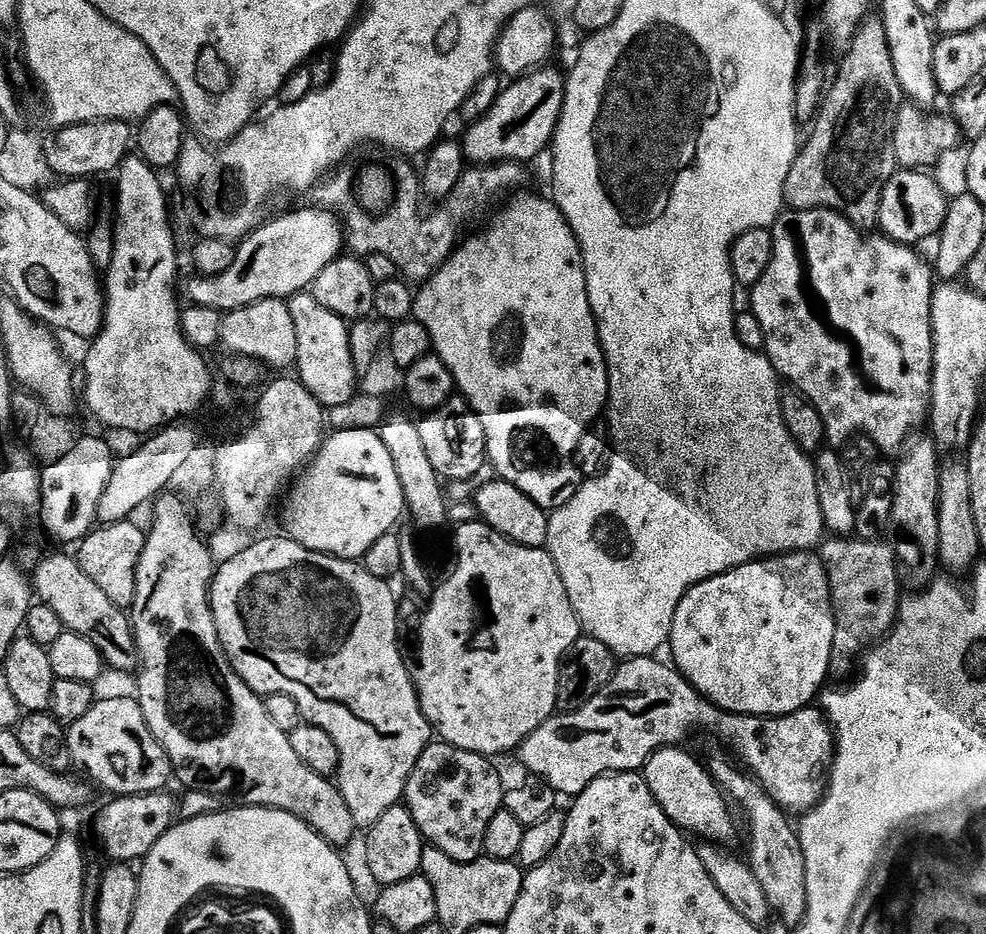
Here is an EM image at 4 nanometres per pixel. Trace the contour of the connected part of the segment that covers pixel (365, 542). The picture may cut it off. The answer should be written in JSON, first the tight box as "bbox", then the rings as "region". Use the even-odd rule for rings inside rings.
{"bbox":[283,428,406,561],"region":[[[371,428],[333,431],[321,444],[320,451],[299,473],[287,496],[283,531],[288,539],[306,546],[306,550],[325,552],[327,556],[337,556],[339,560],[359,561],[364,558],[380,538],[396,528],[394,526],[400,515],[403,517],[406,512],[402,482],[398,482],[398,470],[394,470],[390,450],[386,450],[379,431]]]}

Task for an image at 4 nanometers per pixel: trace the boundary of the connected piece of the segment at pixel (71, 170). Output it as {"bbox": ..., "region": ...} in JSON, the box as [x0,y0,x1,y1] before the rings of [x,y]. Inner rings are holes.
{"bbox":[46,120,134,178],"region":[[[99,120],[93,124],[71,124],[69,128],[56,128],[56,137],[46,144],[48,167],[60,178],[93,178],[103,172],[115,173],[129,153],[128,143],[133,143],[134,132],[122,120]]]}

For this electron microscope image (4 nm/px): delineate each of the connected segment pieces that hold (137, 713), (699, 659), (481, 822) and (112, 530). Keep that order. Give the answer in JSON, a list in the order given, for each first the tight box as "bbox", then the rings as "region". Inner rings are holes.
[{"bbox":[67,696,173,797],"region":[[[116,696],[113,700],[97,699],[87,714],[71,724],[67,733],[71,763],[75,767],[77,764],[81,768],[79,771],[93,785],[96,783],[112,792],[113,797],[163,792],[169,787],[168,779],[173,779],[172,759],[156,740],[152,724],[144,717],[139,702],[128,696]]]},{"bbox":[670,551,836,718],"region":[[[811,551],[790,552],[777,554],[771,558],[753,560],[750,564],[743,564],[737,568],[731,568],[729,572],[723,572],[721,576],[715,576],[709,580],[703,580],[701,584],[695,584],[678,602],[678,610],[674,614],[674,626],[670,637],[671,659],[681,676],[705,697],[709,704],[716,705],[721,712],[734,716],[763,716],[765,718],[779,718],[789,716],[791,712],[797,712],[809,707],[812,700],[821,695],[825,687],[824,679],[828,676],[828,667],[833,667],[832,651],[834,650],[834,630],[836,629],[836,614],[832,611],[832,591],[828,585],[828,575],[824,569],[824,563],[819,555]]]},{"bbox":[403,742,506,864],"region":[[[443,742],[429,743],[428,749],[418,758],[410,778],[406,782],[403,803],[414,818],[420,835],[431,847],[442,850],[454,862],[473,864],[484,856],[486,842],[486,826],[490,826],[490,818],[502,811],[506,784],[500,781],[496,768],[487,756],[479,756],[466,750],[458,750]]]},{"bbox":[78,520,145,610],"region":[[[120,520],[116,524],[105,524],[88,533],[79,541],[78,559],[80,571],[110,598],[114,606],[125,610],[131,609],[136,600],[136,571],[144,553],[145,529],[132,524],[128,520]]]}]

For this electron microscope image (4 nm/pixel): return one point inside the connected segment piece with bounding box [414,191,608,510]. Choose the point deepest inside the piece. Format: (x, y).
(508, 313)

